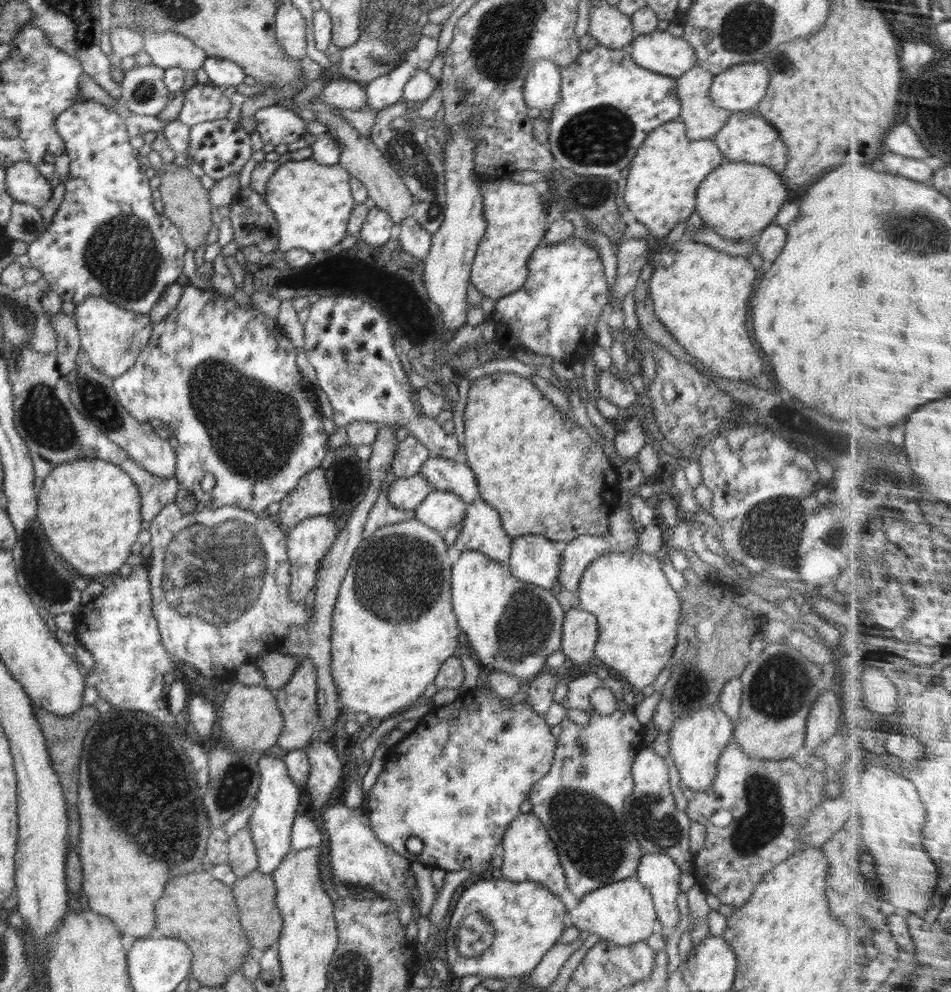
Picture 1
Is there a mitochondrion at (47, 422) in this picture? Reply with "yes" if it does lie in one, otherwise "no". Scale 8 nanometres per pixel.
yes

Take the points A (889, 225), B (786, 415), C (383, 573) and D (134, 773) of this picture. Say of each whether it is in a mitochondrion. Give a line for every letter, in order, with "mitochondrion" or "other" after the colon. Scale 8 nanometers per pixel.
A: mitochondrion
B: other
C: mitochondrion
D: mitochondrion

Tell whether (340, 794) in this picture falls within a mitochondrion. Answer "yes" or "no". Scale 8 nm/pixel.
no

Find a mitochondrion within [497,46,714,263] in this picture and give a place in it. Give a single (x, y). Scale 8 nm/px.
(598, 139)

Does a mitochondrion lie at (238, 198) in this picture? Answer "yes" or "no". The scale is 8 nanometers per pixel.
no

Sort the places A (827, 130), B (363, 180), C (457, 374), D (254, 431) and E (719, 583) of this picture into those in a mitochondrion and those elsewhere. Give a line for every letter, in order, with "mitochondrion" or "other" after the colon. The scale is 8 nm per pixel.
A: other
B: other
C: other
D: mitochondrion
E: other

